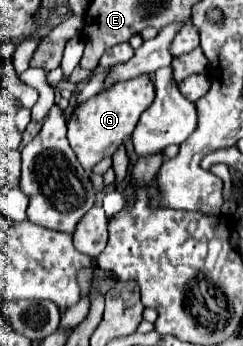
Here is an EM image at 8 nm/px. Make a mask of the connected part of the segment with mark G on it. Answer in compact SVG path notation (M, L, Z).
M144 75L134 77L132 81L120 81L120 85L112 85L108 93L94 95L76 107L72 119L68 121L68 141L86 171L90 171L104 157L112 157L114 151L132 135L140 115L150 107L152 97L154 85L150 75Z

